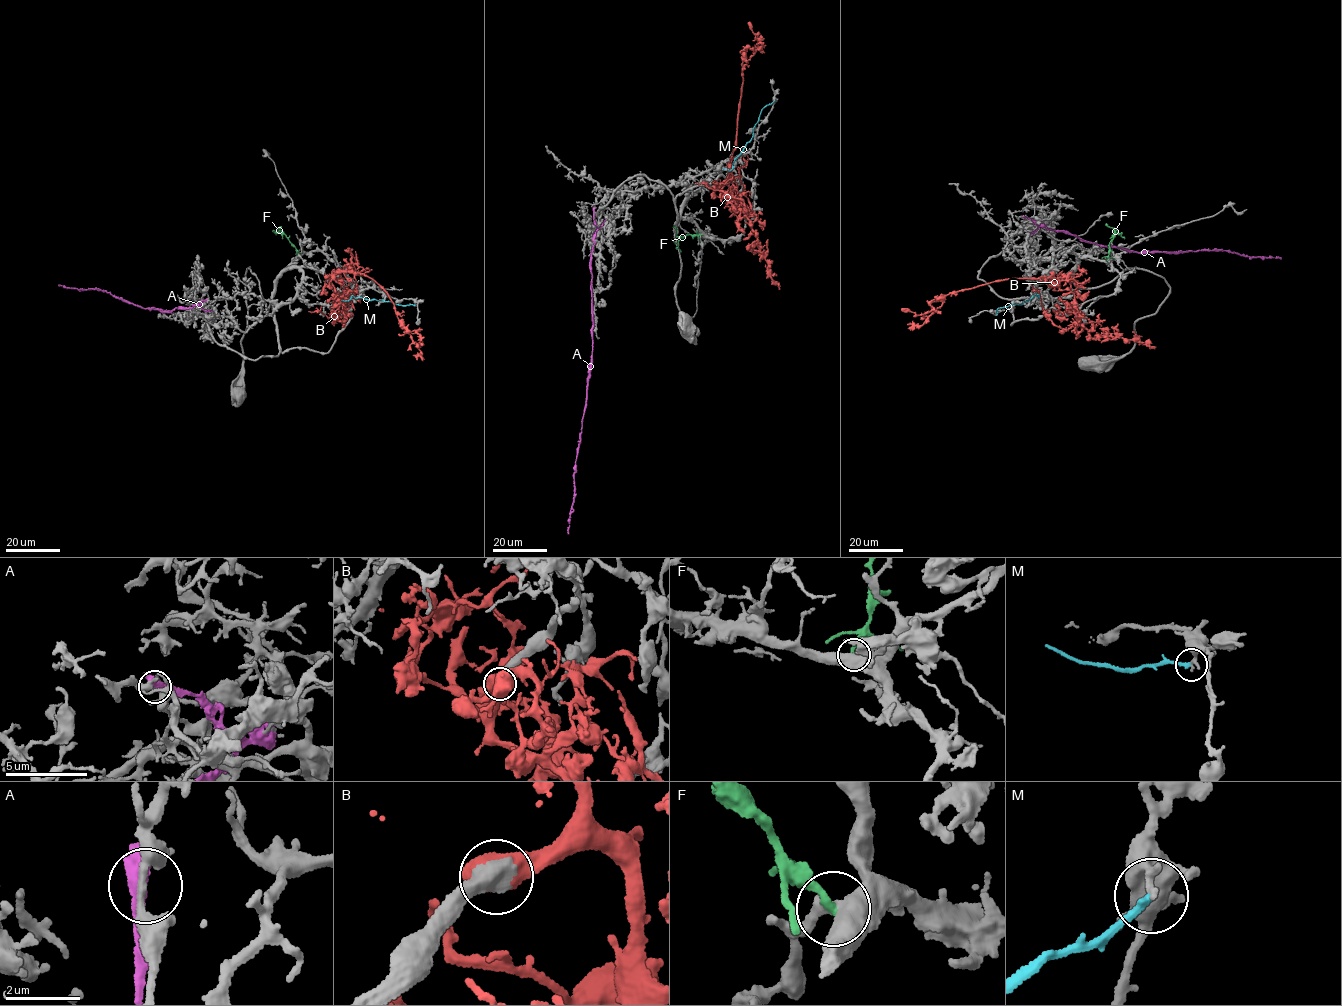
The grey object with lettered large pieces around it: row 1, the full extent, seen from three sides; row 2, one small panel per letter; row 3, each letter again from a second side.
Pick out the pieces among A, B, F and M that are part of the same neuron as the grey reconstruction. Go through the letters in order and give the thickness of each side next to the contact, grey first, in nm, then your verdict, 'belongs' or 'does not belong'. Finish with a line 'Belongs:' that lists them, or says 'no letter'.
A: calibres 240 and 500 nm; does not belong
B: calibres 650 and 800 nm; belongs
F: calibres 400 and 260 nm; does not belong
M: calibres 220 and 200 nm; does not belong
Belongs: B

